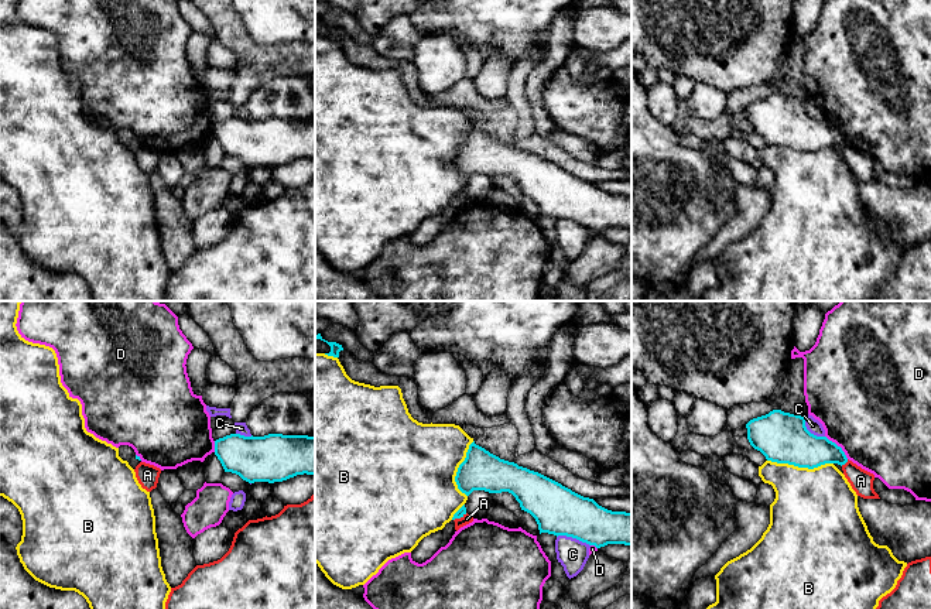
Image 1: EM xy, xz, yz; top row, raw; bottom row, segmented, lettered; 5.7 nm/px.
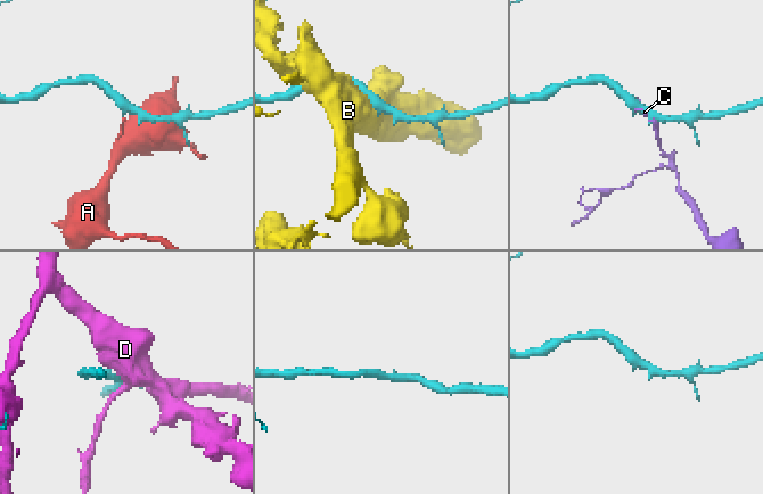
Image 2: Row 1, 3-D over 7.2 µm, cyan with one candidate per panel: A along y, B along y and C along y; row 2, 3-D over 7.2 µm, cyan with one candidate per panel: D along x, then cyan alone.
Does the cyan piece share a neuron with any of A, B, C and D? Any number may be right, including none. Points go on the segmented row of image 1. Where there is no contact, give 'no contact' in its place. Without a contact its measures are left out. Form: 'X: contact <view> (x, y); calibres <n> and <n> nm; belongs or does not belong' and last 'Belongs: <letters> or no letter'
A: contact yz (844, 464); calibres 200 and 130 nm; does not belong
B: contact yz (800, 466); calibres 280 and 440 nm; does not belong
C: contact xz (574, 537); calibres 280 and 170 nm; does not belong
D: contact yz (837, 445); calibres 240 and 500 nm; does not belong
Belongs: no letter

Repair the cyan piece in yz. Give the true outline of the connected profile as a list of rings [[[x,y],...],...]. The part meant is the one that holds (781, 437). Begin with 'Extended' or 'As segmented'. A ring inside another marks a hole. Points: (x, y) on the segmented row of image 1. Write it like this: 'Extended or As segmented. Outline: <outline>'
As segmented. Outline: [[[773,410],[750,420],[746,428],[750,445],[771,462],[808,469],[848,462],[841,447],[807,430],[805,417]]]

